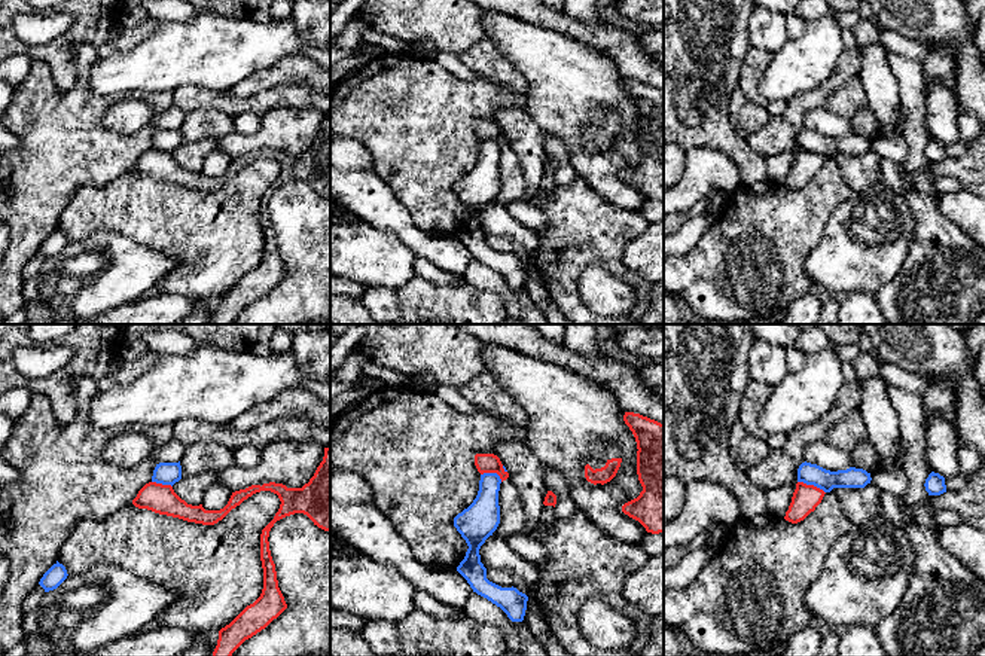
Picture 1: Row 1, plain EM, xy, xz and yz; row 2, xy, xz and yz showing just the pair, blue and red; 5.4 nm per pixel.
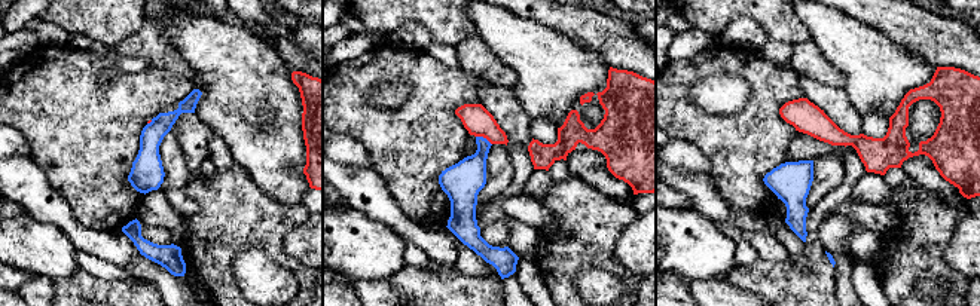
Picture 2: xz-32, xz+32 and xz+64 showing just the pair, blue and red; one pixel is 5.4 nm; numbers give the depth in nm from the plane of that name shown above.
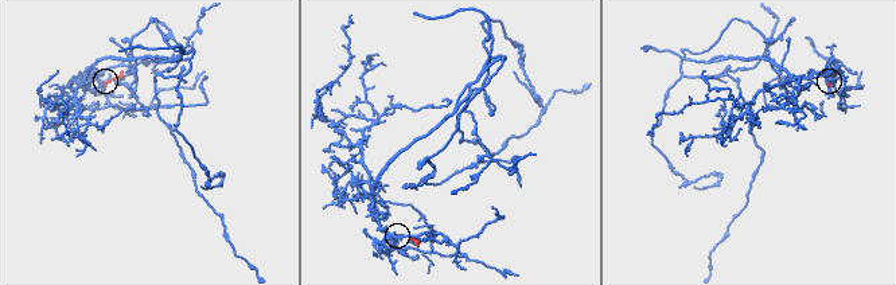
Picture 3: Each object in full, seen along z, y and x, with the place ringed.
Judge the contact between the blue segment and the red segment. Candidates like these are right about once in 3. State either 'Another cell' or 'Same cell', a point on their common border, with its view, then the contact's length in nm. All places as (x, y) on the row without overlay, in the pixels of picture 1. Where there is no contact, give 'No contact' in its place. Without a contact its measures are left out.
Another cell. Touches blue at yz (811, 150). Shared border 170 nm

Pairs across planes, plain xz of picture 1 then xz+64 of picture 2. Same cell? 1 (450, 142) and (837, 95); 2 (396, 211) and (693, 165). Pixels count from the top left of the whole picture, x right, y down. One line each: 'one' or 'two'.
1: two
2: two

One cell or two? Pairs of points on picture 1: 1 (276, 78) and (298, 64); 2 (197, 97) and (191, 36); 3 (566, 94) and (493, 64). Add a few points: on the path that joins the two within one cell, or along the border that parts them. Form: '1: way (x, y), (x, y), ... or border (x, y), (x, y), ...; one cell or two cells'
1: way (281, 73), (292, 69); one cell
2: border (173, 89), (182, 85), (200, 85), (226, 91); two cells
3: border (500, 54), (525, 78), (525, 91); two cells

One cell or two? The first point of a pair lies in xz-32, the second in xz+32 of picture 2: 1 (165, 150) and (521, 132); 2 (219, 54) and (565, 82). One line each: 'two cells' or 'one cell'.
1: two cells
2: one cell

